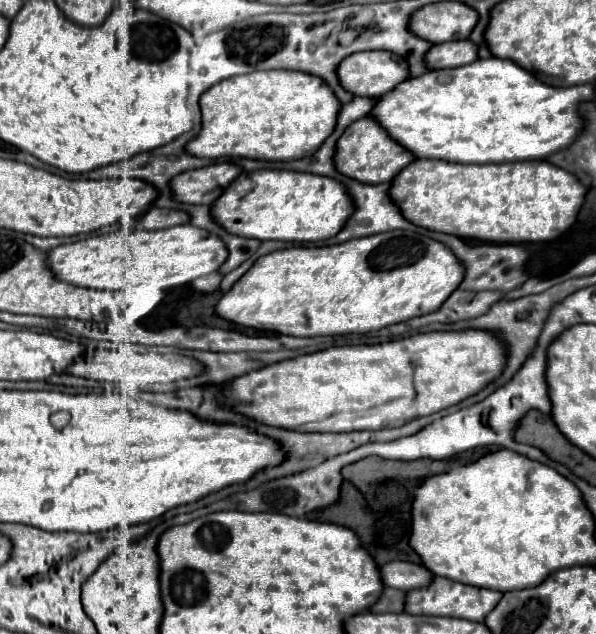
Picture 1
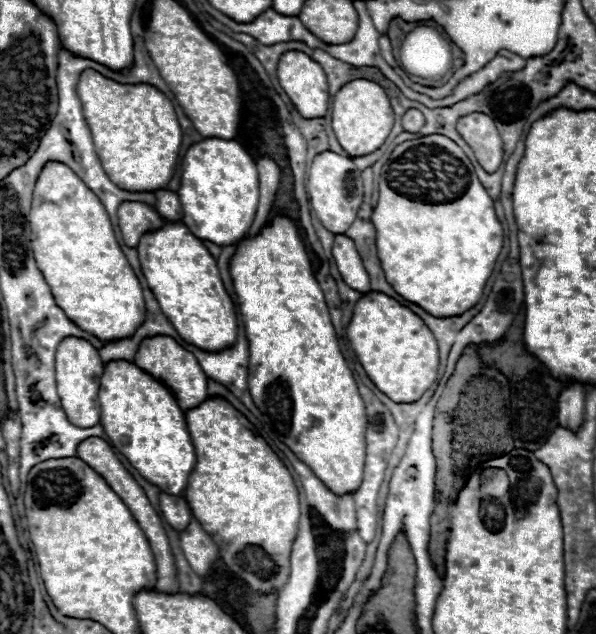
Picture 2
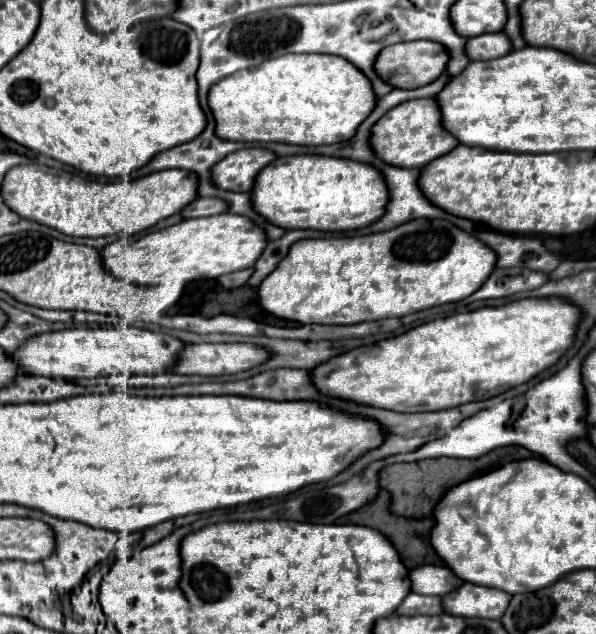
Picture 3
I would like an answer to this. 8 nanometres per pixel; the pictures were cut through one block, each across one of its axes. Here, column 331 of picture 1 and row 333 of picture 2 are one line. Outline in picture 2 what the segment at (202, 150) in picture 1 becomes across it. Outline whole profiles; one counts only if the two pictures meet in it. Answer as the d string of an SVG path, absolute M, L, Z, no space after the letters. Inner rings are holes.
M48 162L34 186L32 252L64 314L98 340L124 340L146 320L140 282L122 254L96 194L64 164Z

